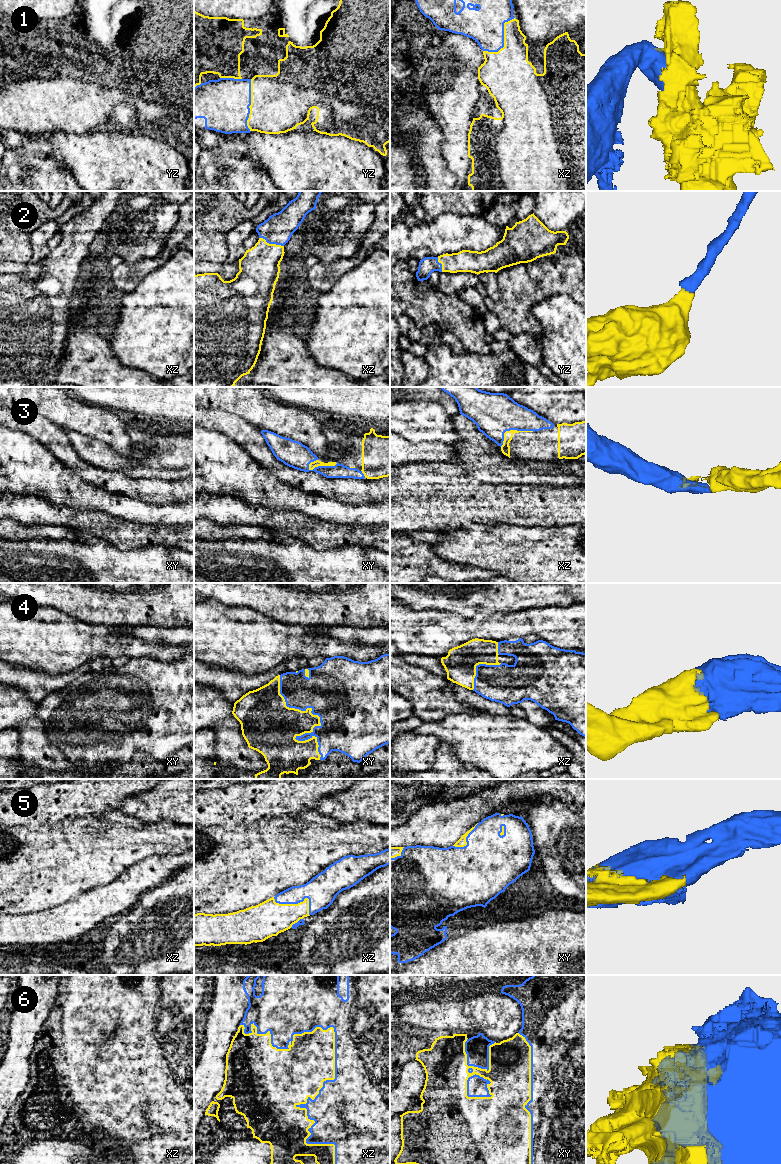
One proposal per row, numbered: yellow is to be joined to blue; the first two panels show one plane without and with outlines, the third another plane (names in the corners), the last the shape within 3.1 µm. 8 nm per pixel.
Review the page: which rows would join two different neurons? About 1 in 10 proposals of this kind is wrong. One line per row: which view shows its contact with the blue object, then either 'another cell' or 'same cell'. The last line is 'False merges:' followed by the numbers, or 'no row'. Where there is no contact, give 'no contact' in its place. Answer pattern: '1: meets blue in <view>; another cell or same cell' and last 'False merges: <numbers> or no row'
1: meets blue in xz; same cell
2: meets blue in xz; same cell
3: meets blue in xy; same cell
4: meets blue in xy; same cell
5: meets blue in xz; same cell
6: meets blue in xz; same cell
False merges: no row

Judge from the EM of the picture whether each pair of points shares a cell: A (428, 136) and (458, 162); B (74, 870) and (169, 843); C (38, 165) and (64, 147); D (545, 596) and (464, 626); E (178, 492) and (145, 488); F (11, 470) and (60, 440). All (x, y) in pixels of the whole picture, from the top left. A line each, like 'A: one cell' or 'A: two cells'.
A: two cells
B: one cell
C: two cells
D: two cells
E: one cell
F: two cells

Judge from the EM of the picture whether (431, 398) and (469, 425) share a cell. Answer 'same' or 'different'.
different

